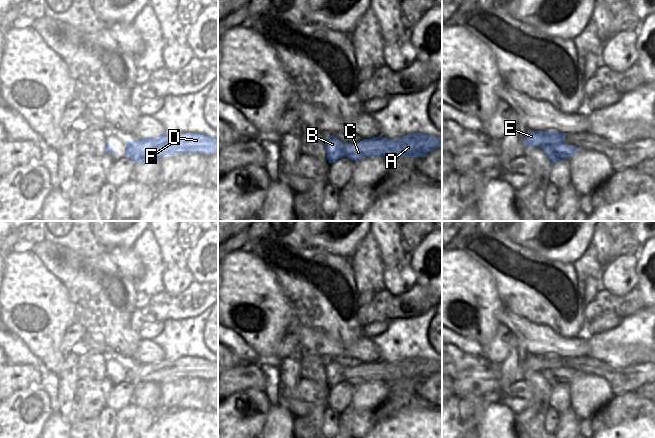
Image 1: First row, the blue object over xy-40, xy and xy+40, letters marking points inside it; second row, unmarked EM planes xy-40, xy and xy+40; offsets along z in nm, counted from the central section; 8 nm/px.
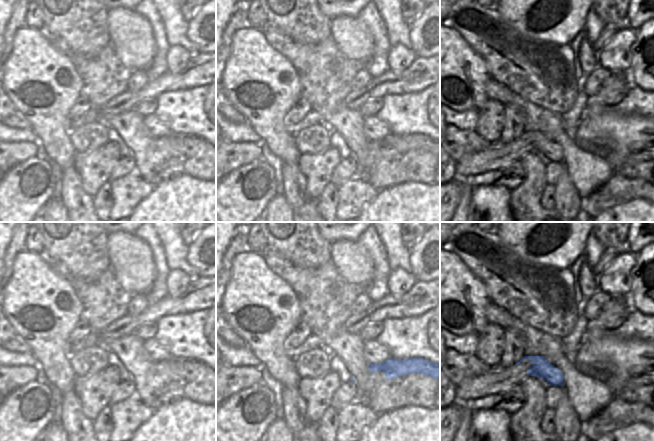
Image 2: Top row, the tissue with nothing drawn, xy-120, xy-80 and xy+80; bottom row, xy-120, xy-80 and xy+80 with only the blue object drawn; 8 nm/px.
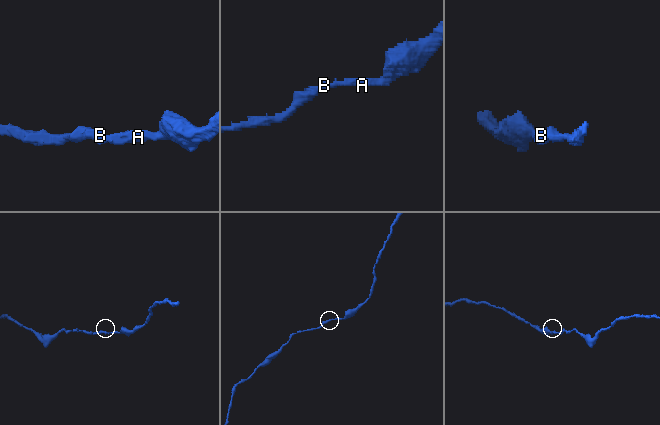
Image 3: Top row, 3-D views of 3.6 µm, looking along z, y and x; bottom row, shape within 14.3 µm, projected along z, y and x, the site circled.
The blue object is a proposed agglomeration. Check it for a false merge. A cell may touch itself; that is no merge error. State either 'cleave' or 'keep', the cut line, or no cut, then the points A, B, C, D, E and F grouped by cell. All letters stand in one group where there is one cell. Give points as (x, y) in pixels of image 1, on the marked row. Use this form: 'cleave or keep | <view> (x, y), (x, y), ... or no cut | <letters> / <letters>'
keep | no cut | A B C D E F

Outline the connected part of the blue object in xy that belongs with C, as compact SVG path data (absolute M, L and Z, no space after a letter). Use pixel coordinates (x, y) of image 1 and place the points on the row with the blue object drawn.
M412 133L396 139L372 137L358 143L342 143L334 135L327 135L325 152L332 163L347 156L352 161L366 157L396 159L398 157L422 157L426 153L442 146L442 137Z

